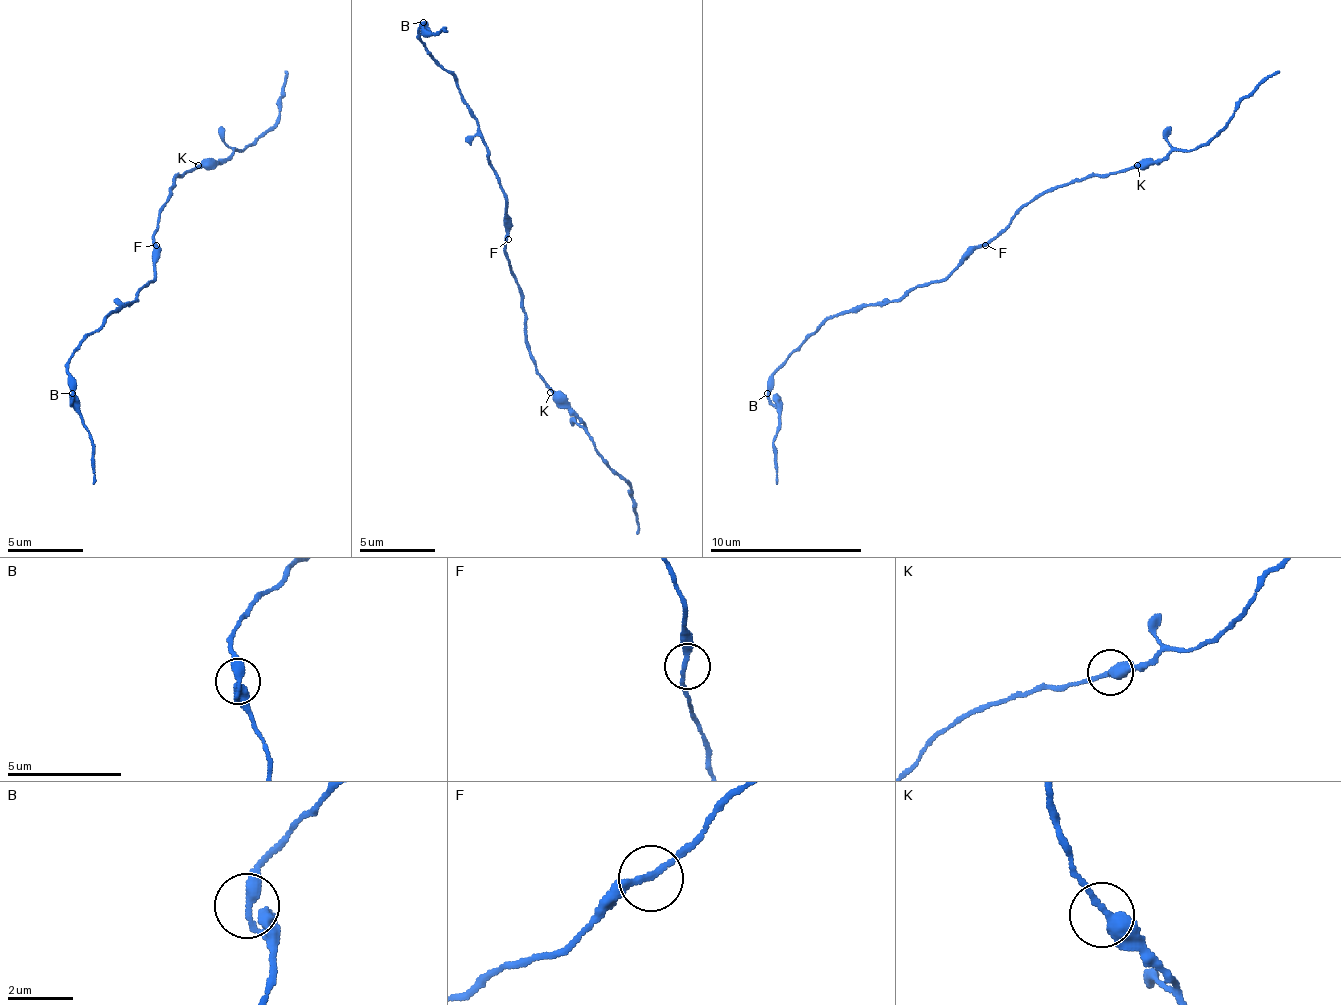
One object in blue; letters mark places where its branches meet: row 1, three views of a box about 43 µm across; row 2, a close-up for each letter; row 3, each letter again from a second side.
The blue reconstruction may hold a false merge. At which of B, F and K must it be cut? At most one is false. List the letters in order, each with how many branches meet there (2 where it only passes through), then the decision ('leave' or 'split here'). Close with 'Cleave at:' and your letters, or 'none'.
B: branches 2; leave
F: branches 2; leave
K: branches 2; leave
Cleave at: none

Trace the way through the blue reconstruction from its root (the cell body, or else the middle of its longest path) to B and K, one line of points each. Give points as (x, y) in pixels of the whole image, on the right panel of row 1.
B: (981, 245), (943, 279), (924, 283), (890, 302), (863, 302), (829, 317), (776, 371), (768, 394)
K: (981, 245), (1046, 192), (1088, 177), (1126, 173), (1137, 165)

